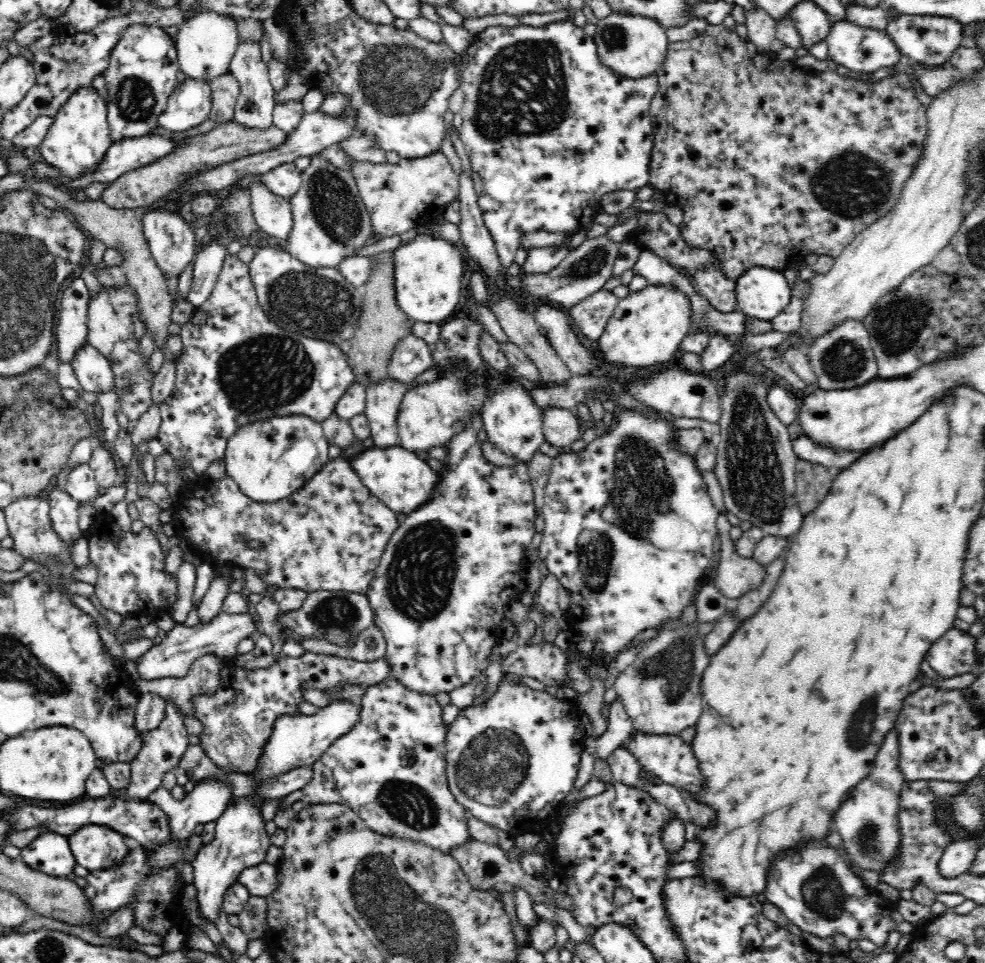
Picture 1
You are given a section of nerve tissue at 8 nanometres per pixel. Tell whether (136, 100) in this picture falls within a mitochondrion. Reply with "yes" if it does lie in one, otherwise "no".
yes

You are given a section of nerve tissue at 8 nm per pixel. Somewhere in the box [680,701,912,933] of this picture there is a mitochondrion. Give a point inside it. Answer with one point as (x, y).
(822, 892)

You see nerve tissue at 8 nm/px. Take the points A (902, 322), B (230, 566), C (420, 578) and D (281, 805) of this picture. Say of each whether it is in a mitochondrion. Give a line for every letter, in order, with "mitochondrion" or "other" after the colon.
A: mitochondrion
B: other
C: mitochondrion
D: other

